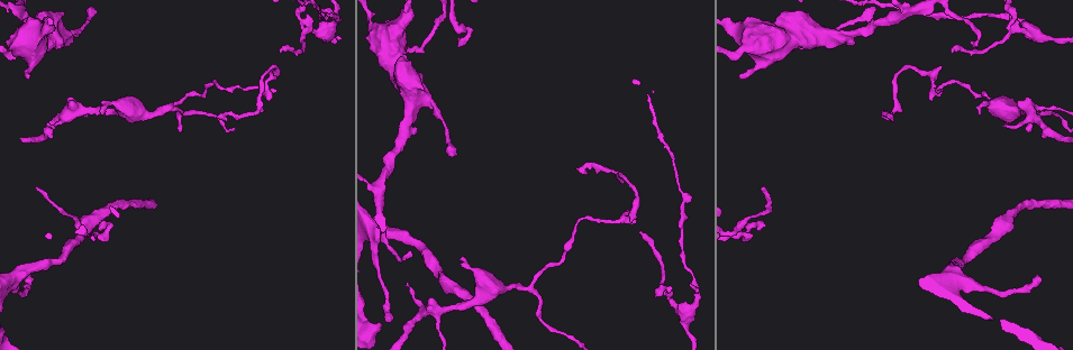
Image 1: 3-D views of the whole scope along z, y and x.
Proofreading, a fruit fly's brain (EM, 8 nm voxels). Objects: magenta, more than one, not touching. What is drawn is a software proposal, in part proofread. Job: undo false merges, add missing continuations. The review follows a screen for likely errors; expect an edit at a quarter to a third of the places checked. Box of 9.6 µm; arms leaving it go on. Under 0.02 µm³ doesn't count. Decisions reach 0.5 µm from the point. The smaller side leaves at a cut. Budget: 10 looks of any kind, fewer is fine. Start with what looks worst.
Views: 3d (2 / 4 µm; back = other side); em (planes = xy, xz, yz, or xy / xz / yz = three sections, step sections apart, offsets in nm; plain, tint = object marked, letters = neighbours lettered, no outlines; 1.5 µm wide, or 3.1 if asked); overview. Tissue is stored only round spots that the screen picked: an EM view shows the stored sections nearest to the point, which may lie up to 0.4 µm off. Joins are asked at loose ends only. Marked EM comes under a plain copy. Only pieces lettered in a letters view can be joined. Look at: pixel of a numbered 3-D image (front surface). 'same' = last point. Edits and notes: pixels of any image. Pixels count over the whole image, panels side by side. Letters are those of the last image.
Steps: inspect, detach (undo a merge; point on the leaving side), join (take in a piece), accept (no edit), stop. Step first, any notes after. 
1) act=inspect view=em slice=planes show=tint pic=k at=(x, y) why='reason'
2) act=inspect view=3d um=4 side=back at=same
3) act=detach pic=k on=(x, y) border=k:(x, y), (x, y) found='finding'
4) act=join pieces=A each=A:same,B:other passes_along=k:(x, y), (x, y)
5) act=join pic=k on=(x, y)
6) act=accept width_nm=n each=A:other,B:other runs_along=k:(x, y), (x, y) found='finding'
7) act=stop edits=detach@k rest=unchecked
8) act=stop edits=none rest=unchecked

act=inspect view=em slice=planes show=letters pic=1 at=(50, 126)

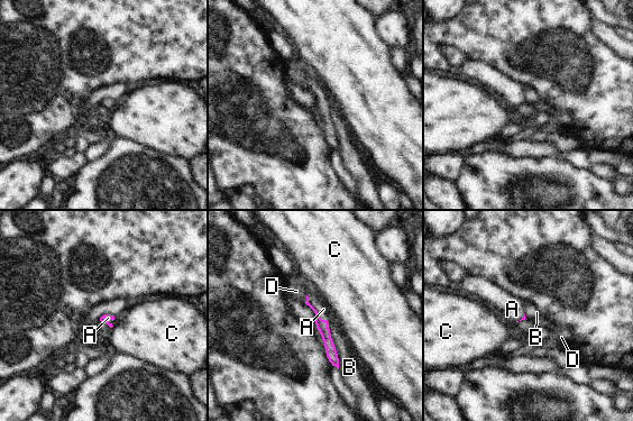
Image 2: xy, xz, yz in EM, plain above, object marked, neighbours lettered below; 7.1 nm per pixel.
act=join pieces=A each=A:same,B:other,C:other,D:other passes_along=2:(322, 326), (317, 311), (323, 309) found='the neuron continues'

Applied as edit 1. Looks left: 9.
act=inspect view=em slice=planes show=letters pic=1 at=(756, 230) why='an open end'

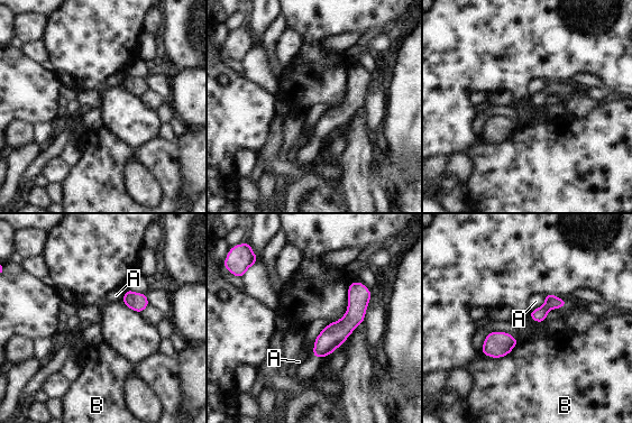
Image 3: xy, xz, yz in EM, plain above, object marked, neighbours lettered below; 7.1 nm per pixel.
act=accept longest_contact=B:280nm each=A:other,B:other runs_along=3:(367, 293), (316, 353) found='none of them fits'

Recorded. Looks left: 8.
act=inspect view=em slice=planes show=letters pic=1 at=(741, 77) why='tapers out'

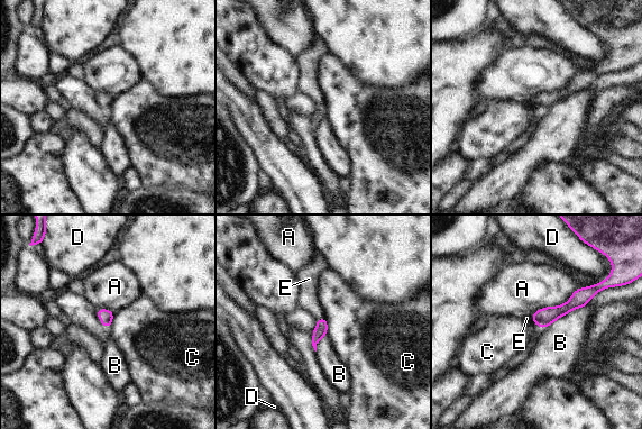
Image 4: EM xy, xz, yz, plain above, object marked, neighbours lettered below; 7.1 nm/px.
act=join pieces=E each=A:other,B:other,C:other,D:other,E:same passes_along=4:(544, 317), (532, 319), (526, 318) found='it goes on there'

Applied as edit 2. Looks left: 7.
act=inspect view=overview why='see it whole again'

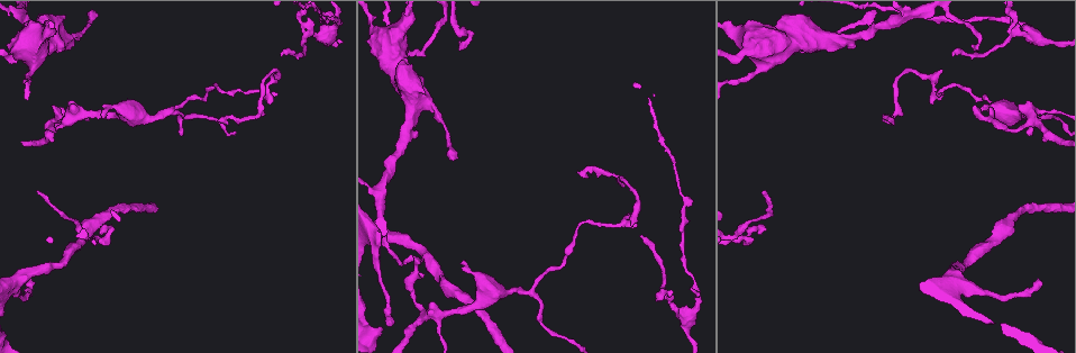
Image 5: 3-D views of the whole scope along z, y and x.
act=inspect view=3d um=4 pic=5 at=(25, 299) why='narrows sharply'

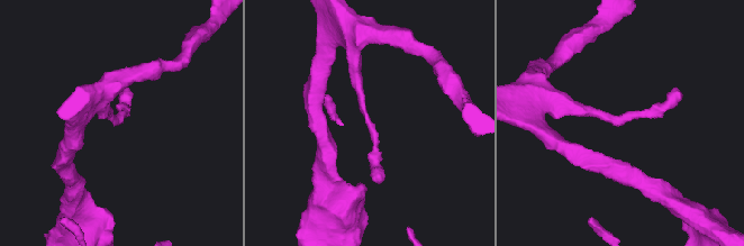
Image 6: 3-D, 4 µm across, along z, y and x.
act=inspect view=em slice=xz step=4 show=tint pic=6 at=(616, 119)

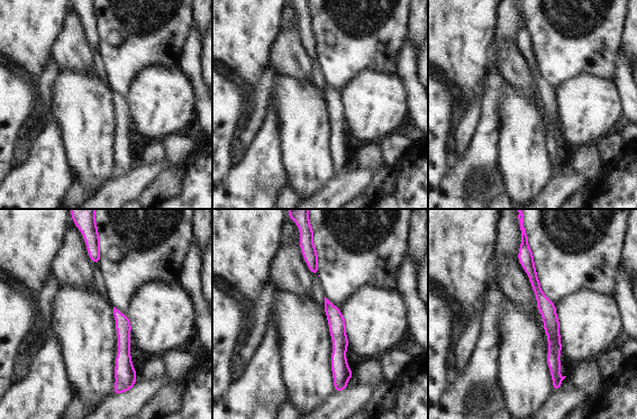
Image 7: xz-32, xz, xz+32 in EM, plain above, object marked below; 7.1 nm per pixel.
act=inspect view=em slice=yz step=8 show=letters at=same

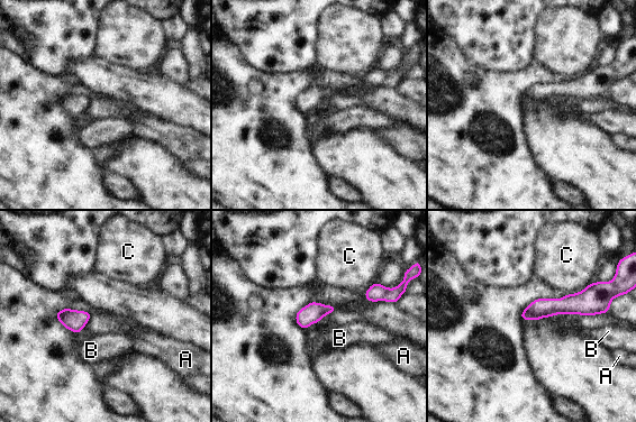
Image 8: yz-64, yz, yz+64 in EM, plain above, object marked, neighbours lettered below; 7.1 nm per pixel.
act=accept longest_contact=A:160nm each=A:other,B:other,C:other border=8:(91, 312), (89, 321), (81, 331) found='one neuron here'

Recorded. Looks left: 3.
act=stop edits=join@2,join@4 rest=unchecked

